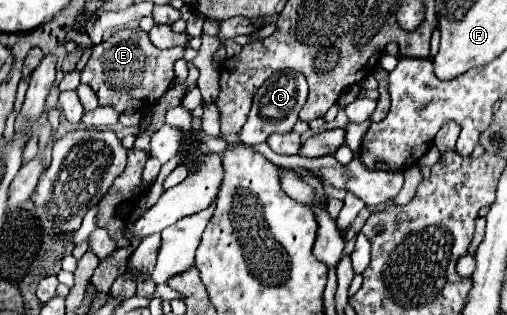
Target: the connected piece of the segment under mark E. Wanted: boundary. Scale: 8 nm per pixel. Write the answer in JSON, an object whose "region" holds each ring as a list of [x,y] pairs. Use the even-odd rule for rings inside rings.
{"region":[[[140,28],[116,30],[108,40],[94,46],[90,60],[82,70],[82,82],[96,92],[100,106],[112,106],[118,112],[142,110],[156,104],[172,86],[176,80],[174,62],[184,56],[184,50],[184,46],[160,50],[150,42],[148,32]]]}

